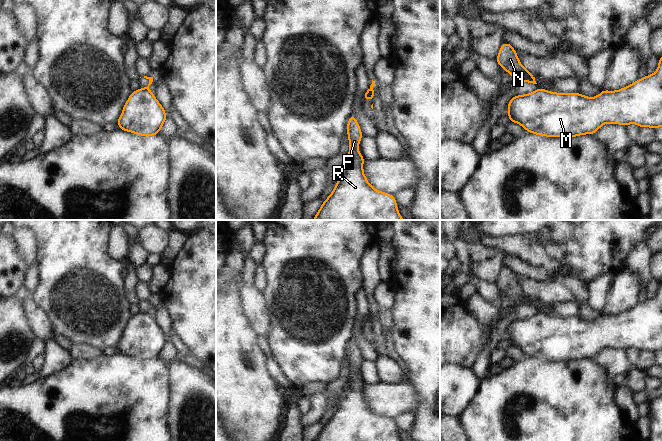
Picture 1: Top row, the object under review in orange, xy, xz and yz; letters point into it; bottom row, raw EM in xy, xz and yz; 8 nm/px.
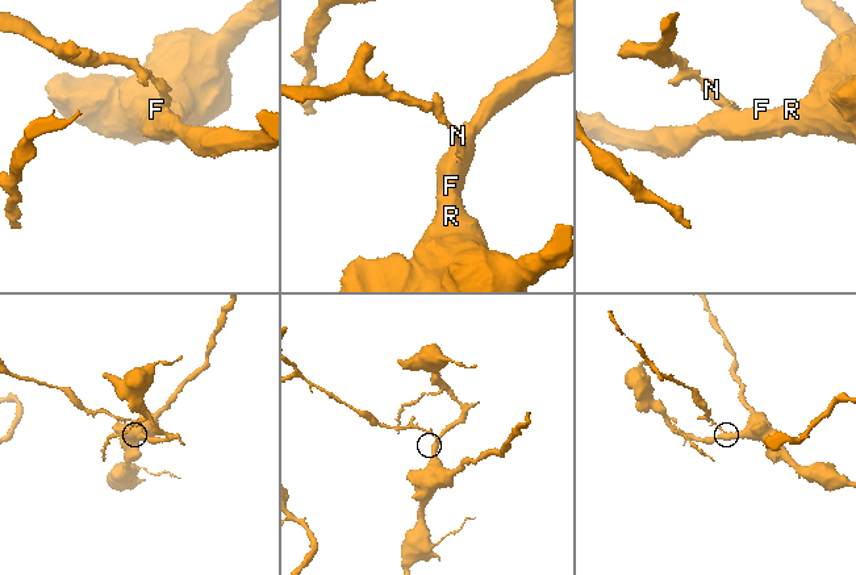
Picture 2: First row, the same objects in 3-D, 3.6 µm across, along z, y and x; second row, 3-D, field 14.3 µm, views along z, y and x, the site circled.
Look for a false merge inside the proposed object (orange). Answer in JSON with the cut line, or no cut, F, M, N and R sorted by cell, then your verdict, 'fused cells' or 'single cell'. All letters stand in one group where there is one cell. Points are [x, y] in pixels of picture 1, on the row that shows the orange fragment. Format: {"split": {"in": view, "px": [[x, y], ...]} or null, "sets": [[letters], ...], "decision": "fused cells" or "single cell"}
{"split": {"in": "xy", "px": [[140, 88], [148, 89]]}, "sets": [["F", "M", "R"], ["N"]], "decision": "fused cells"}

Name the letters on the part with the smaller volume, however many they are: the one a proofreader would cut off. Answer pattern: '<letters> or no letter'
N

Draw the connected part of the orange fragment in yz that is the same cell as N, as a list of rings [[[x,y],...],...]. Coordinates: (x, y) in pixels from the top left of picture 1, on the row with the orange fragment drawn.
[[[504,42],[501,45],[496,61],[517,82],[530,82],[537,84],[535,77],[522,66],[515,49],[509,43]]]

